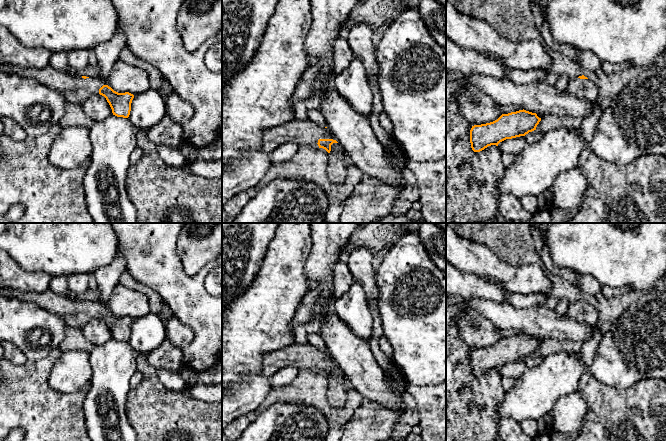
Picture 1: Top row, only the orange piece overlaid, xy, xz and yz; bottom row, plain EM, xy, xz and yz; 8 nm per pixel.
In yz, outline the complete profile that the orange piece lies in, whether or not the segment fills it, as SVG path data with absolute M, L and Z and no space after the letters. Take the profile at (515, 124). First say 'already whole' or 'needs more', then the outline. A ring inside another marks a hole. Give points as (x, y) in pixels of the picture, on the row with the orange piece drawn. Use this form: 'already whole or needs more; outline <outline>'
already whole; outline M519 110L502 114L497 120L474 125L470 130L470 143L474 152L480 152L491 145L496 145L506 139L525 136L536 130L541 118L536 113Z

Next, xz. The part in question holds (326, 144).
needs more; outline M293 119L284 125L264 131L264 152L271 153L284 143L297 143L313 148L323 148L330 153L331 145L338 142L328 127L324 128L309 119L305 121Z

